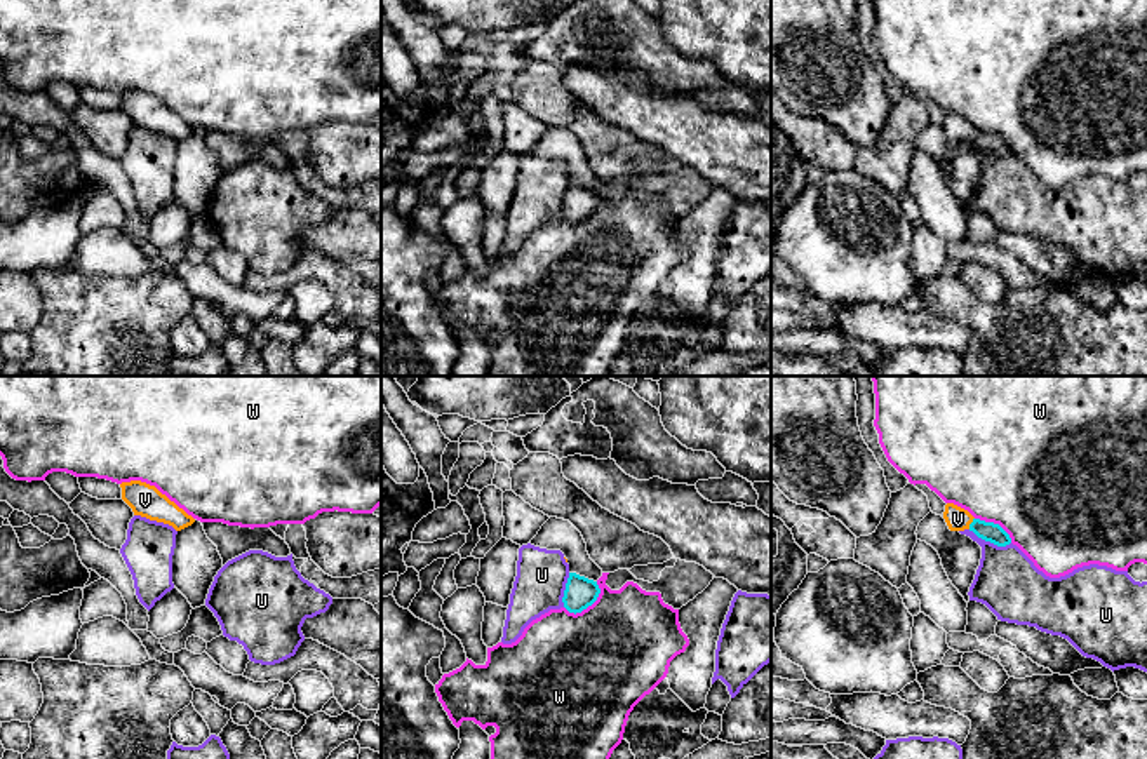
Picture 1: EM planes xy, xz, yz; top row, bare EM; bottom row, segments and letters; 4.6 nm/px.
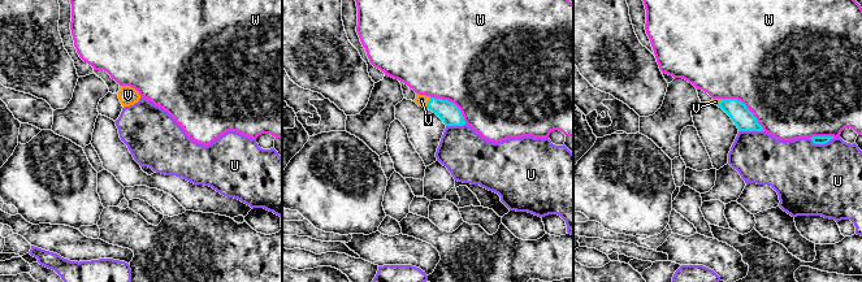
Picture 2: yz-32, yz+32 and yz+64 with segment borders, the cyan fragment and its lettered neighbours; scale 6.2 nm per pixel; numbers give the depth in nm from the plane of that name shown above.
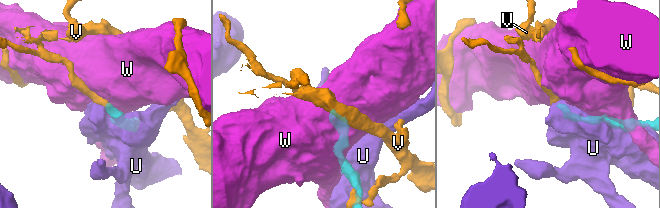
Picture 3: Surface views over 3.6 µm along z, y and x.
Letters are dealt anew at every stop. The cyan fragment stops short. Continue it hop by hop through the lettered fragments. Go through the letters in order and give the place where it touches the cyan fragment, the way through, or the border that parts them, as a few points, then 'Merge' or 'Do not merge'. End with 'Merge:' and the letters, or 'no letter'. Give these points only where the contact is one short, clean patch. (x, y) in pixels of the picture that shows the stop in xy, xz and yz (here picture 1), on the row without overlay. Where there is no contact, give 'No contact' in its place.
U: Touches cyan at yz (989, 150). Do not merge
V: Touches cyan at yz (972, 133). Path across: yz (989, 141), (972, 133), (958, 129). Merge
W: Touches cyan at xz (589, 214). Do not merge
Merge: V

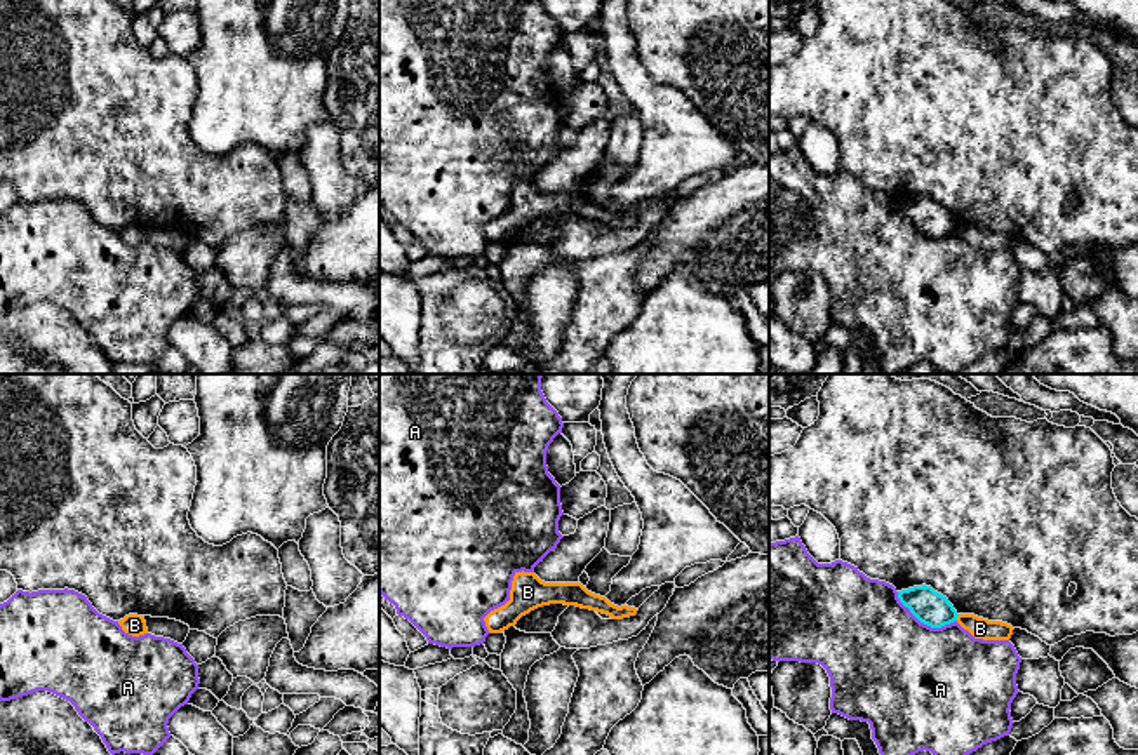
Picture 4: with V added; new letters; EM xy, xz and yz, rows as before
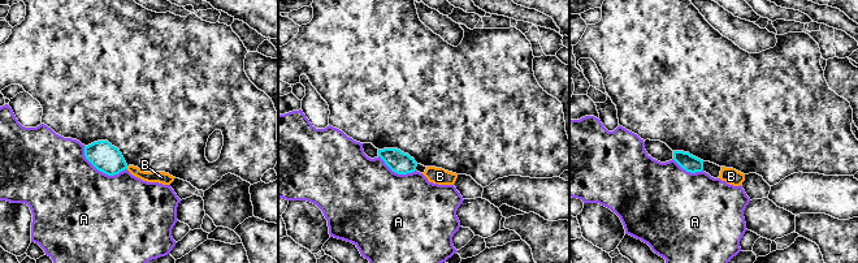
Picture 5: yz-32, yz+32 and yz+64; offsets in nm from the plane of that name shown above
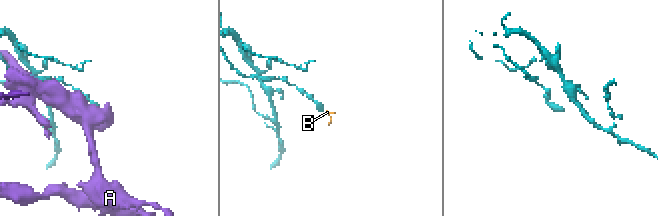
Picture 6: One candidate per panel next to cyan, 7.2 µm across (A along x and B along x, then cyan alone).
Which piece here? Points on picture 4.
A: Touches cyan at yz (924, 233). Do not merge
B: Touches cyan at yz (956, 228). Boundary: yz (959, 225), (956, 230). Do not merge
Merge: no letter

